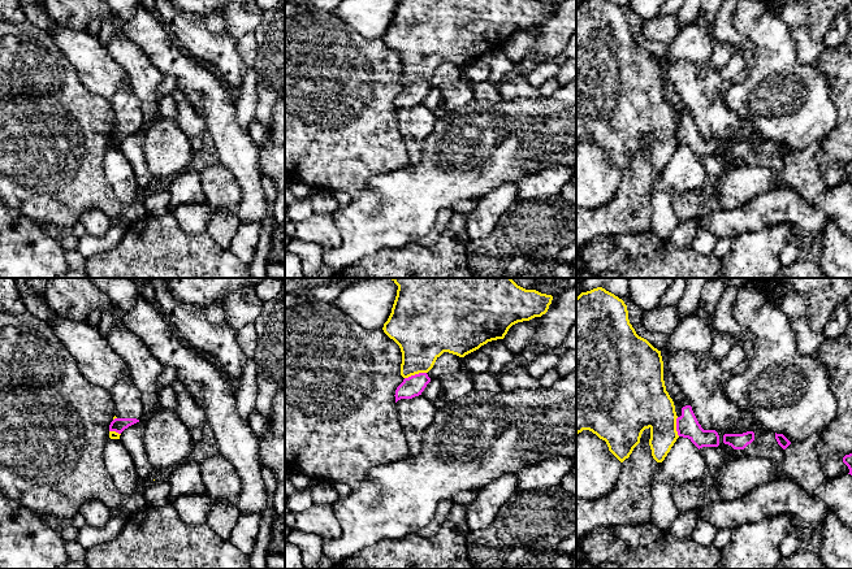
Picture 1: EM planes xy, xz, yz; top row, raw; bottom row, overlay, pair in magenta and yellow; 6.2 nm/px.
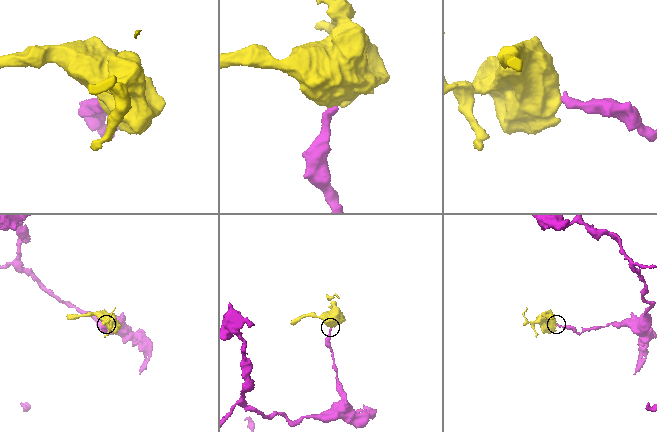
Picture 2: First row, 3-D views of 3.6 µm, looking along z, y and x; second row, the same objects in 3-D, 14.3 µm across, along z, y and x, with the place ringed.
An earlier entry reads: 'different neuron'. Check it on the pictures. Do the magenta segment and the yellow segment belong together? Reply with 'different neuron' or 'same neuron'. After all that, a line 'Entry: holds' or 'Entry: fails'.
different neuron
Entry: holds

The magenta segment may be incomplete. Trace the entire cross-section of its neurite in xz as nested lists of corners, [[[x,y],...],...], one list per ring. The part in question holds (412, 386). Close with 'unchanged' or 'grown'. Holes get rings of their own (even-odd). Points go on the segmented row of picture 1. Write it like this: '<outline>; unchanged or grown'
[[[419,373],[405,378],[403,382],[395,390],[395,403],[401,399],[412,399],[421,395],[431,378],[427,373]]]; unchanged

